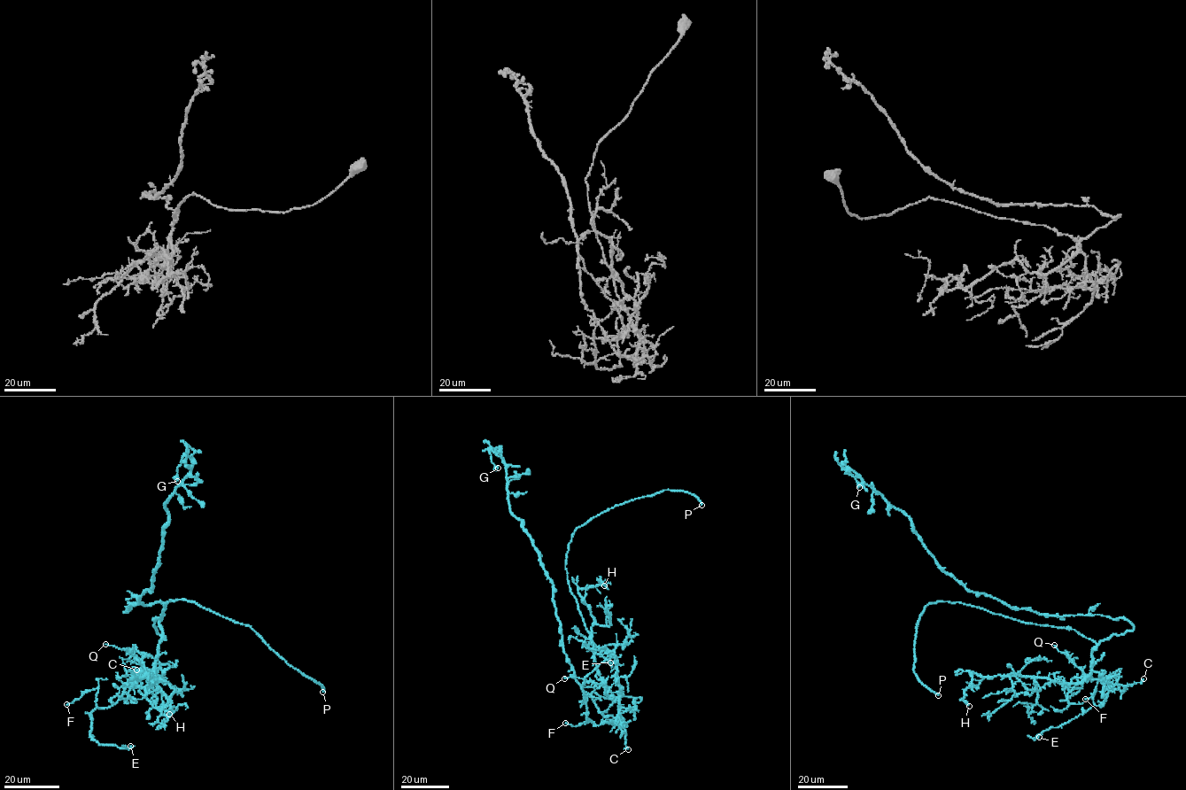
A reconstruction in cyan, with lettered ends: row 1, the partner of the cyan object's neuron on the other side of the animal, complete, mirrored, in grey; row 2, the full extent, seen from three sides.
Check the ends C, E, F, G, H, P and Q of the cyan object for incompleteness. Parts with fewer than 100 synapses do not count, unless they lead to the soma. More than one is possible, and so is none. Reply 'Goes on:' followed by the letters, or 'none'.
Goes on: P

